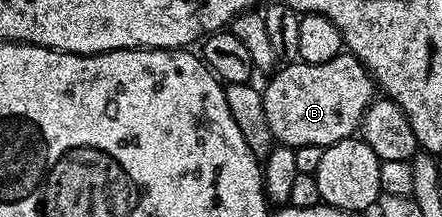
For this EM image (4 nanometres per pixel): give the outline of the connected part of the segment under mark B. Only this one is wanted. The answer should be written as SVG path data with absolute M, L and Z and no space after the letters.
M348 52L337 54L331 60L327 60L327 64L307 64L300 60L293 60L282 65L273 76L274 78L261 90L263 112L267 114L267 125L271 128L274 139L282 146L324 148L344 138L352 138L358 133L362 116L367 112L369 105L375 101L373 77L370 76L365 65Z

